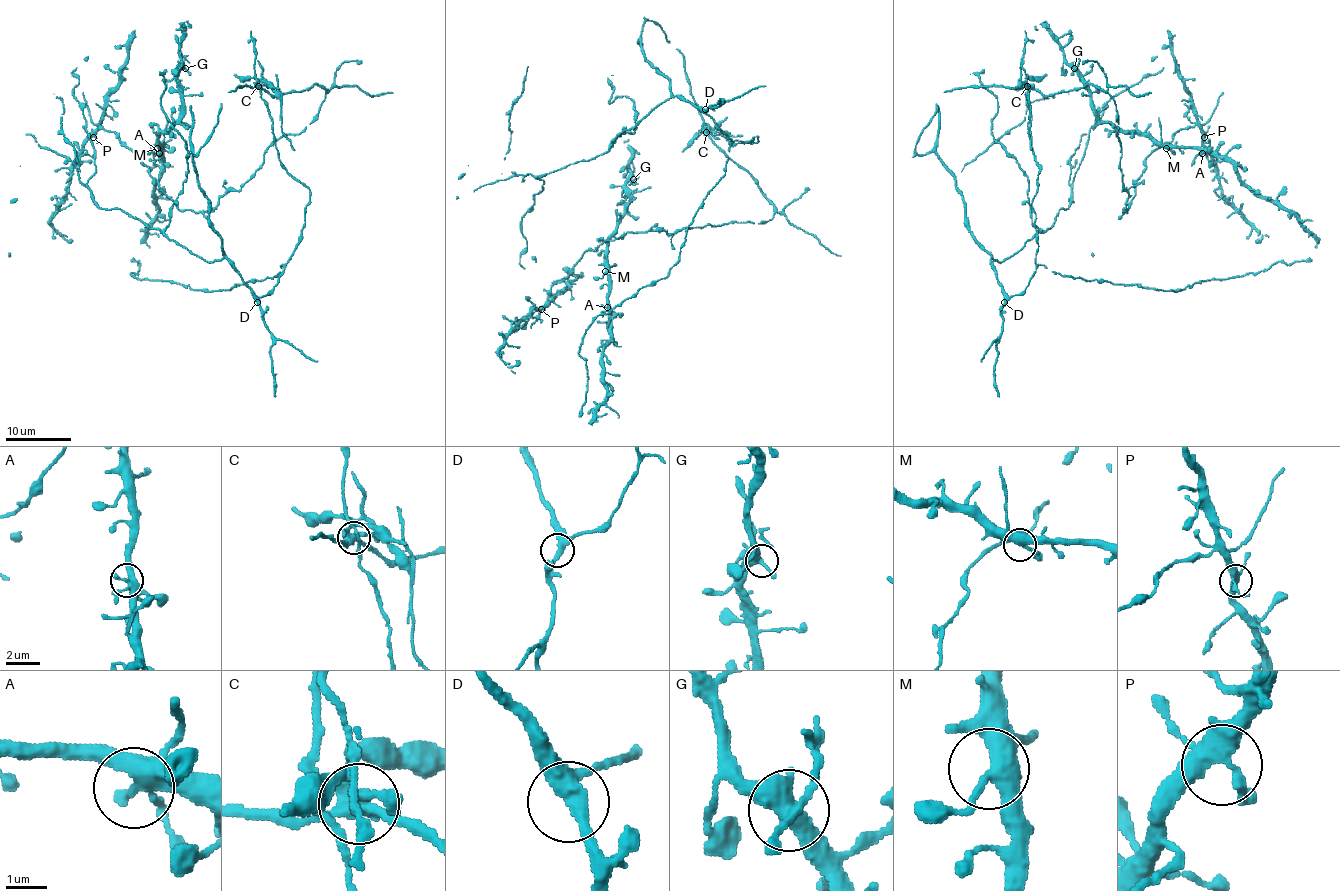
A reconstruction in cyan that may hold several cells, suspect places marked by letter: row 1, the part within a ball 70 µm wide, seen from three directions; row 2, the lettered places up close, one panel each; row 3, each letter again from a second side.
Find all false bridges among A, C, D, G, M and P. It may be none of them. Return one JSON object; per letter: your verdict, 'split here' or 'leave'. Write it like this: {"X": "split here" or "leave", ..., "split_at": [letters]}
{"A": "leave", "C": "split here", "D": "leave", "G": "leave", "M": "leave", "P": "leave", "split_at": ["C"]}

